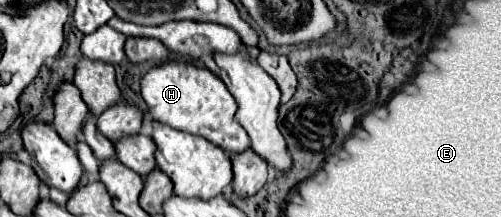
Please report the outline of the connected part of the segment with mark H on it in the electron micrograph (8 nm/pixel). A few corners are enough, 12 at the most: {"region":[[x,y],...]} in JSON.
{"region":[[165,62],[141,78],[153,120],[227,154],[249,136],[211,70]]}

